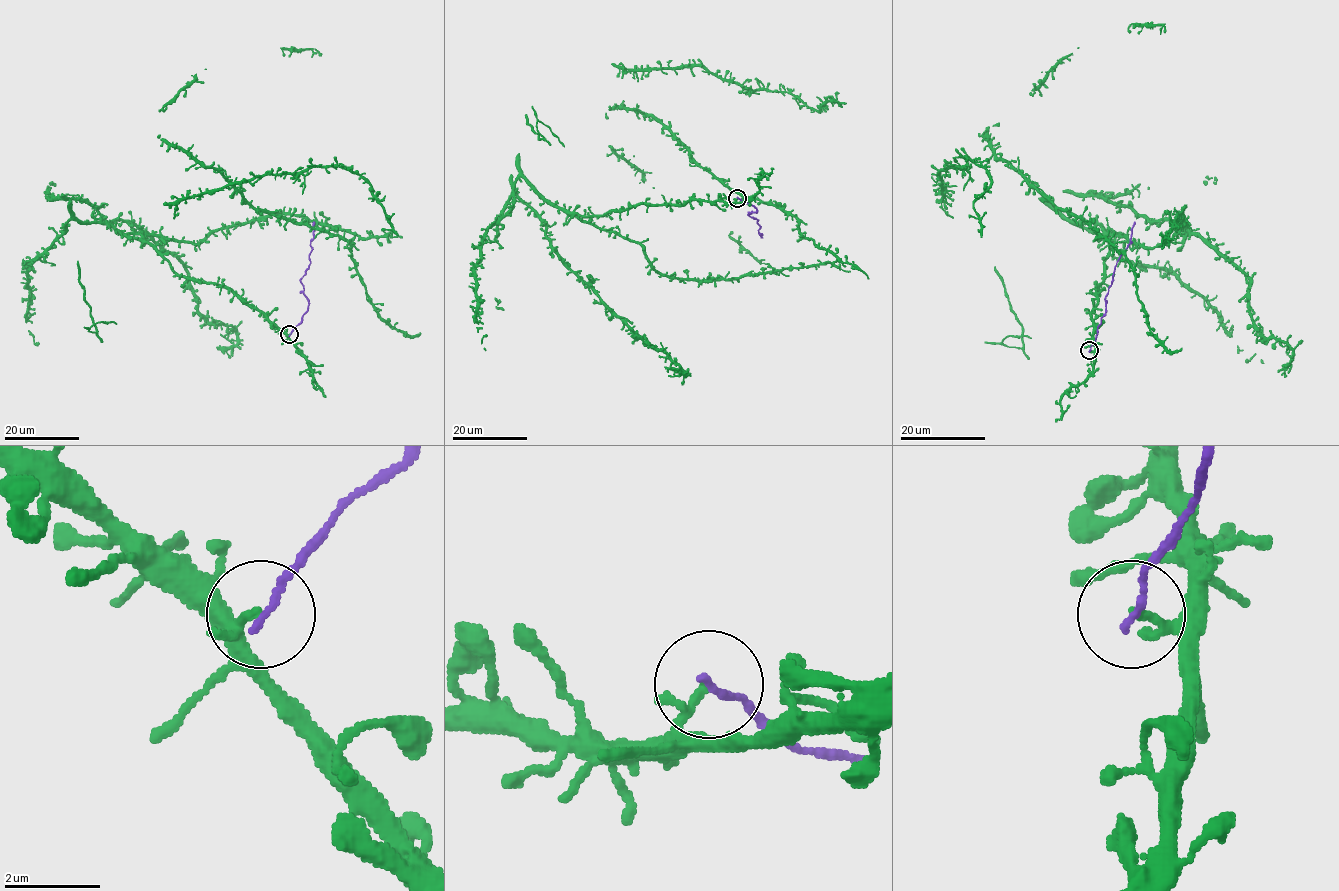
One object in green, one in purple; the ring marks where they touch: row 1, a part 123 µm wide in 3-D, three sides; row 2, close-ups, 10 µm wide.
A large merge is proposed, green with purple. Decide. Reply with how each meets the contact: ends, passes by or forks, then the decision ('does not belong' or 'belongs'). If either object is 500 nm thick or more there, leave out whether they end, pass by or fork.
green passes by | purple ends | does not belong

